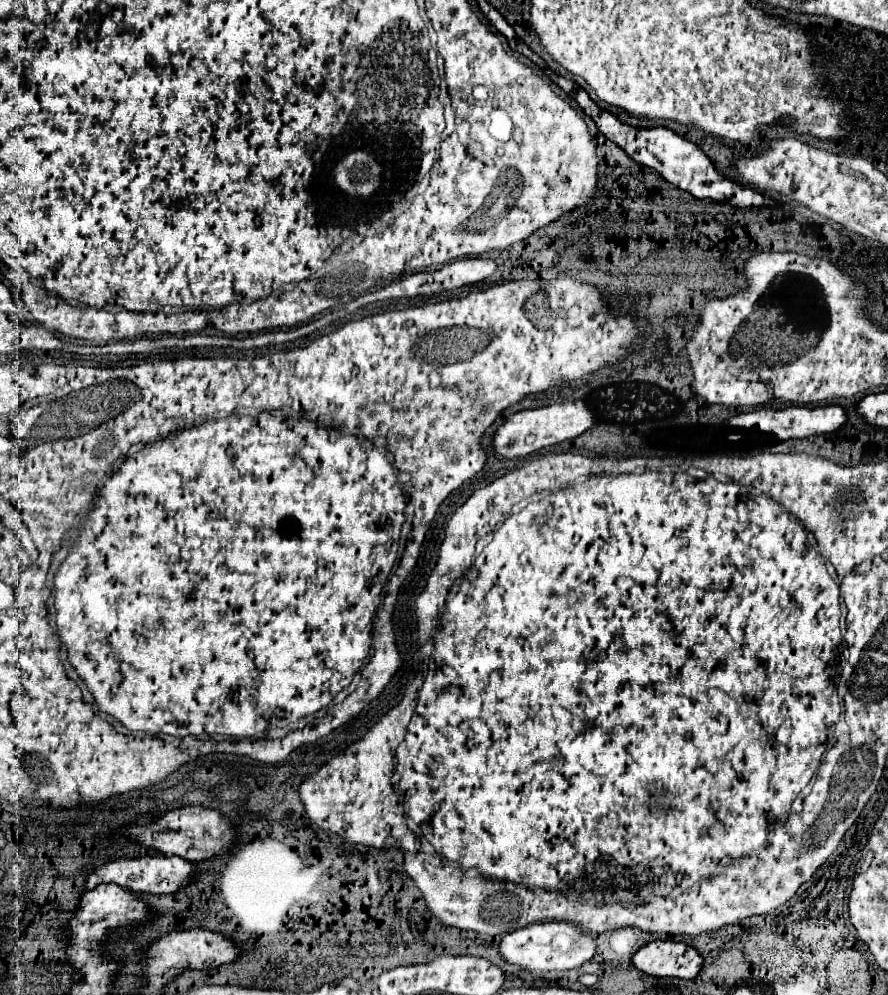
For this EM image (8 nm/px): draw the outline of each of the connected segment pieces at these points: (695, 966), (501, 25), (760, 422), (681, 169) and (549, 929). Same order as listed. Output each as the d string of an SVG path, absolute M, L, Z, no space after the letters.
M652 941L632 957L632 963L636 969L654 977L694 979L700 973L704 959L686 943Z
M482 1L480 3L480 9L482 9L482 13L486 13L486 17L488 17L488 21L506 37L506 39L512 39L516 33L514 33L514 29L504 21L504 17L496 11L496 9L492 9L486 1Z
M826 405L826 407L786 407L786 409L780 409L780 411L774 411L774 409L756 409L756 411L750 411L750 413L740 413L736 417L732 417L728 423L732 427L738 427L738 429L758 429L762 433L772 433L776 435L780 441L786 441L786 439L800 439L800 437L810 437L810 435L826 435L826 433L834 433L838 429L842 429L848 421L848 415L846 415L846 409L842 409L840 405Z
M588 97L588 111L584 111L584 113L590 115L592 119L596 117L594 121L596 121L600 133L606 135L610 141L614 141L618 147L622 147L636 163L646 165L650 169L656 169L668 183L680 187L682 191L692 193L698 199L712 199L712 201L718 201L718 203L728 203L732 207L754 207L754 209L778 205L778 201L772 201L770 197L758 193L756 189L742 187L736 181L732 181L730 177L724 177L698 145L682 139L680 135L676 135L674 131L670 131L666 127L656 127L656 129L630 127L630 125L622 123L620 119L616 119L608 111L600 113L600 107L590 97Z
M552 921L552 923L536 923L536 925L530 925L506 935L500 943L500 953L508 963L514 963L530 971L574 969L594 957L596 941L588 933L576 929L570 923Z

